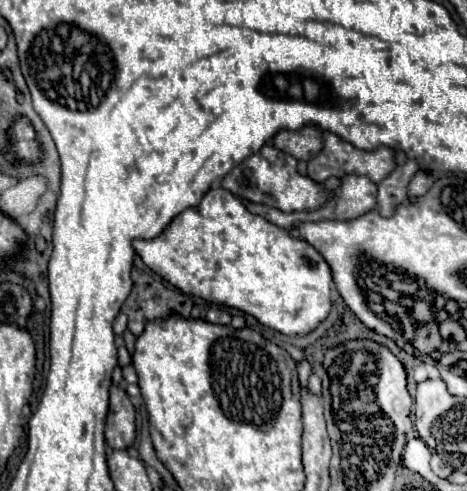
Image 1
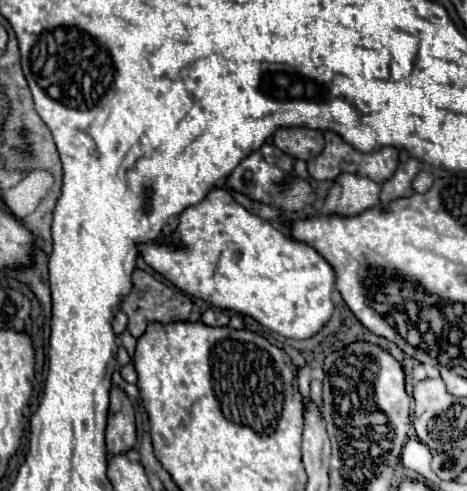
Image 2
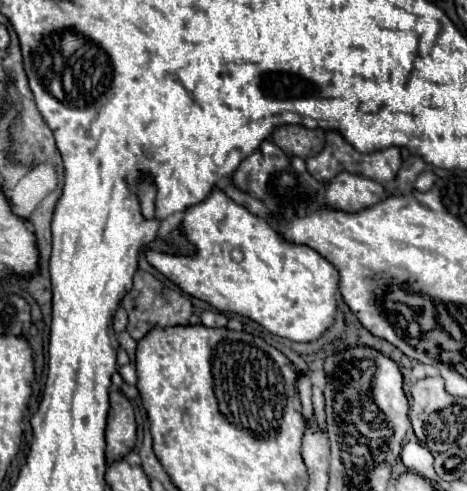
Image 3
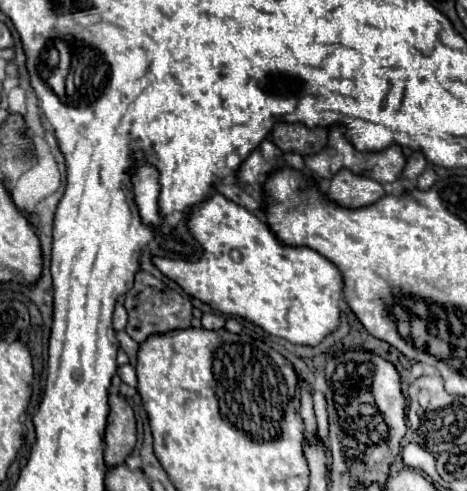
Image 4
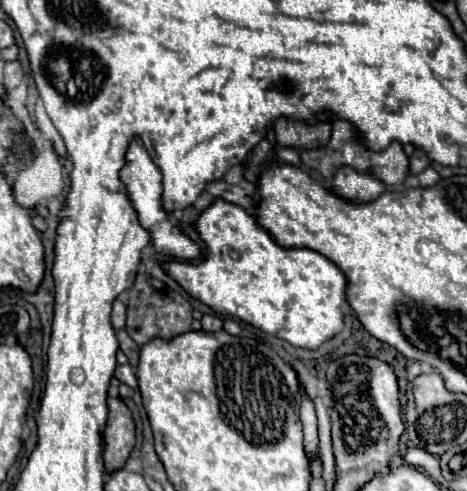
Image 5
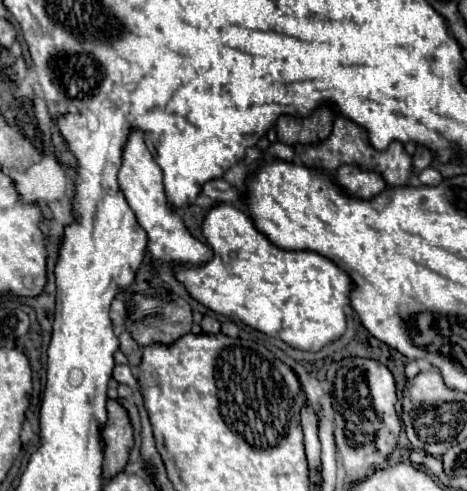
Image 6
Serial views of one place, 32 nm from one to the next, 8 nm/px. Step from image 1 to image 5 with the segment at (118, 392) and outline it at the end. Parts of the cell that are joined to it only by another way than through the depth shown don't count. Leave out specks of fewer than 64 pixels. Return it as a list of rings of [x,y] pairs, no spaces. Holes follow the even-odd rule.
[[[120,396],[108,398],[108,424],[104,430],[104,464],[106,472],[124,466],[136,444],[136,426],[130,408]]]

